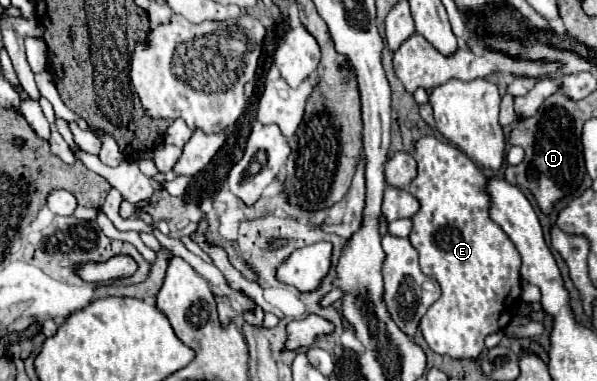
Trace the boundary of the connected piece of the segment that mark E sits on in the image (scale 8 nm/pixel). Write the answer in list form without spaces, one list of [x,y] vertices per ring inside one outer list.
[[[423,136],[415,142],[413,156],[417,160],[417,176],[407,186],[407,192],[419,200],[419,212],[411,218],[413,230],[409,240],[419,252],[421,270],[435,278],[441,286],[441,298],[427,310],[419,326],[433,352],[447,354],[451,358],[477,358],[483,350],[485,336],[505,330],[519,310],[521,257],[509,236],[491,222],[487,214],[489,198],[483,192],[487,178],[479,172],[467,154],[447,140]]]

